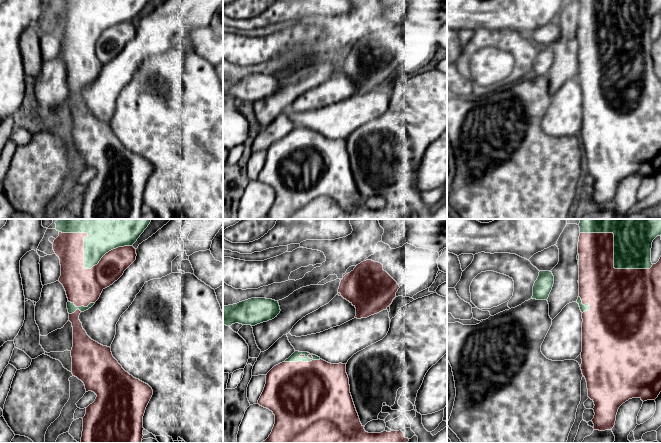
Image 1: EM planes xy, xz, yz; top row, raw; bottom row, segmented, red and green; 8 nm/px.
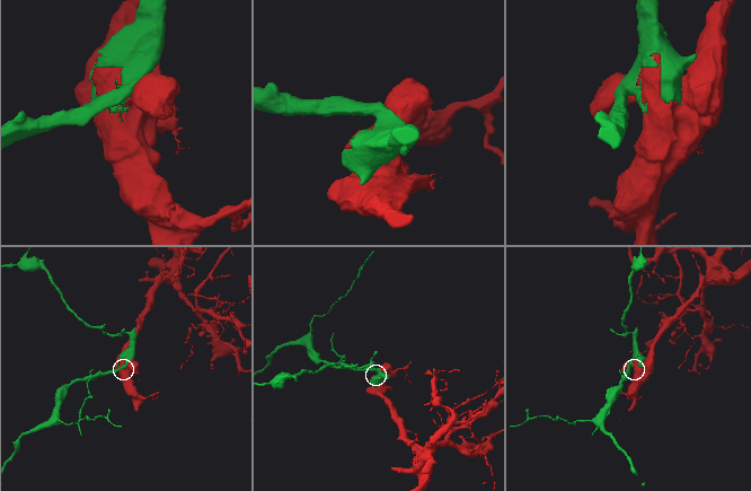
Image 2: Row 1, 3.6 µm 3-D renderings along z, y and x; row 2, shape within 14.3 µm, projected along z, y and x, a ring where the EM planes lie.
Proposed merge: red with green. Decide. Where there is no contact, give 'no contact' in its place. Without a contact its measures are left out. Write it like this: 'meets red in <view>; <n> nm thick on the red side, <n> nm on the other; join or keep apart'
meets red in xy; 280 nm thick on the red side, 240 nm on the other; keep apart

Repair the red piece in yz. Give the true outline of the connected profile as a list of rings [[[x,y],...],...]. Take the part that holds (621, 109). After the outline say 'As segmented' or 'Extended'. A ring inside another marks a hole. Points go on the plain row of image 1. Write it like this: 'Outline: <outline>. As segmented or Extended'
Outline: [[[580,9],[578,18],[578,30],[579,30],[579,73],[582,76],[582,80],[588,80],[590,82],[589,87],[582,89],[582,128],[581,128],[581,146],[582,150],[587,158],[588,173],[594,178],[594,194],[591,196],[594,200],[594,206],[605,207],[612,206],[615,201],[616,191],[619,183],[632,174],[640,174],[643,178],[647,176],[655,176],[661,168],[661,33],[656,40],[653,40],[650,45],[615,45],[614,44],[614,10],[613,9]]]. As segmented

